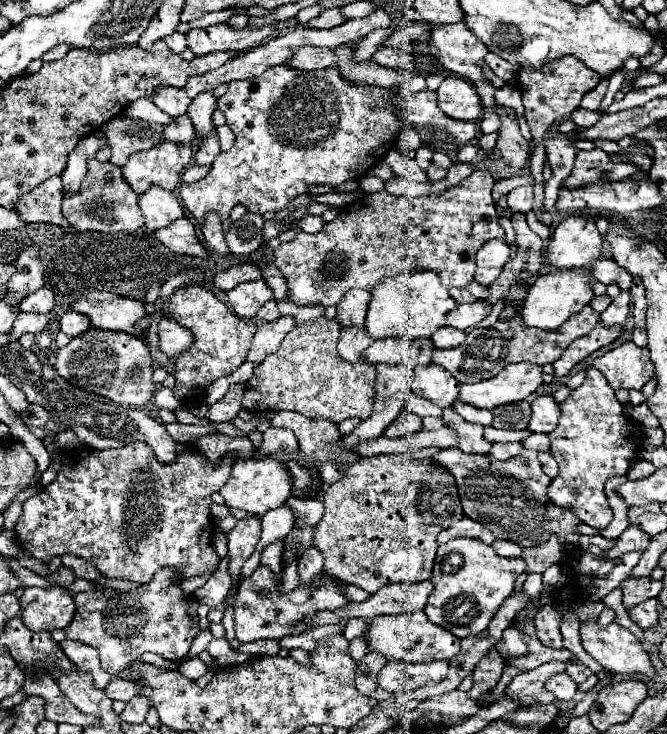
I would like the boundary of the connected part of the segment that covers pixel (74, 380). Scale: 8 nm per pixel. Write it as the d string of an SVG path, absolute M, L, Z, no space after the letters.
M95 328L75 336L55 356L55 370L71 384L85 388L87 392L105 396L115 404L127 404L143 408L157 390L153 382L153 360L147 344L127 332L99 332Z

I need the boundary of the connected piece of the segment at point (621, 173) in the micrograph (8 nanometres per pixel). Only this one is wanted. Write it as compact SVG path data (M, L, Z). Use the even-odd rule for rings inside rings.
M601 148L581 150L581 152L577 152L573 172L565 180L565 184L567 186L583 186L583 184L599 182L601 178L621 180L636 171L637 166L630 161L619 162L619 164L611 162L607 152L603 152Z

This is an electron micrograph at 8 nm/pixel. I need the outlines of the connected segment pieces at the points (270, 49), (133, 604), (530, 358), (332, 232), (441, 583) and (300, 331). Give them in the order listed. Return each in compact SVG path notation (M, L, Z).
M385 10L373 12L371 16L365 16L365 18L347 20L347 24L341 24L341 26L335 26L335 28L329 28L329 30L309 30L309 28L303 28L303 26L299 24L293 32L289 32L289 34L285 34L285 36L275 36L275 38L271 38L269 42L265 42L265 44L261 44L261 46L245 52L243 56L237 56L235 60L225 62L225 64L219 66L217 70L211 70L211 72L207 72L207 74L195 74L195 76L191 76L191 78L187 80L187 88L185 88L185 90L187 90L187 96L189 96L189 98L195 98L195 96L197 96L199 92L203 92L205 88L217 88L217 86L223 84L223 82L253 78L253 76L259 76L261 72L265 72L265 70L271 68L271 66L287 64L287 62L295 56L295 52L297 52L299 48L303 48L303 46L337 48L337 46L341 46L341 44L349 44L349 42L353 42L353 40L359 40L359 38L367 36L367 34L369 34L371 30L375 30L375 28L387 28L389 24L391 24L391 18L389 18L389 14L387 14Z
M171 568L157 572L155 578L139 590L115 590L113 606L111 598L101 592L79 592L75 594L75 604L75 618L63 632L67 638L99 650L103 670L111 676L115 676L119 668L135 662L143 652L153 652L167 660L179 660L189 652L193 638L199 634L195 598L187 598L179 584L171 584Z
M515 282L509 286L509 294L505 298L505 306L515 304L515 316L511 318L499 318L493 328L475 328L467 334L465 342L459 348L453 350L435 350L433 362L443 366L447 372L451 372L459 382L481 382L497 376L499 370L507 364L515 362L531 362L531 364L553 364L565 348L579 336L591 332L595 324L599 322L599 314L585 306L575 316L567 318L557 330L541 330L541 328L527 328L521 318L521 302L527 296L527 286L523 282Z
M475 170L471 176L459 182L457 188L449 188L443 194L425 194L417 198L395 196L389 192L363 194L353 204L345 206L339 216L321 228L317 234L299 232L295 240L281 244L275 250L275 266L287 278L289 298L299 306L337 306L339 300L351 288L369 290L381 278L397 276L409 270L427 268L441 276L447 288L465 286L475 276L475 254L491 238L505 238L503 228L497 224L497 210L491 198L493 176L489 170Z
M455 538L443 544L435 556L431 582L435 584L429 594L425 614L437 626L443 626L457 638L467 638L483 632L501 604L511 596L513 584L525 572L523 558L501 558L495 550L475 538Z
M323 316L295 326L283 338L277 352L265 358L255 370L255 376L245 384L243 408L251 412L295 410L303 416L331 422L351 416L369 418L375 398L375 368L369 364L347 364L339 356L337 342L341 330L343 326L337 320L325 320Z

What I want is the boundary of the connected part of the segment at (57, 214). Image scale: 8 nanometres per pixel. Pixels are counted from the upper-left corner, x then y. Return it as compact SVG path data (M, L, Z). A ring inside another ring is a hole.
M55 174L37 188L33 188L27 196L21 196L21 200L17 202L20 217L27 223L57 224L68 228L69 223L61 214L59 186L61 174Z

